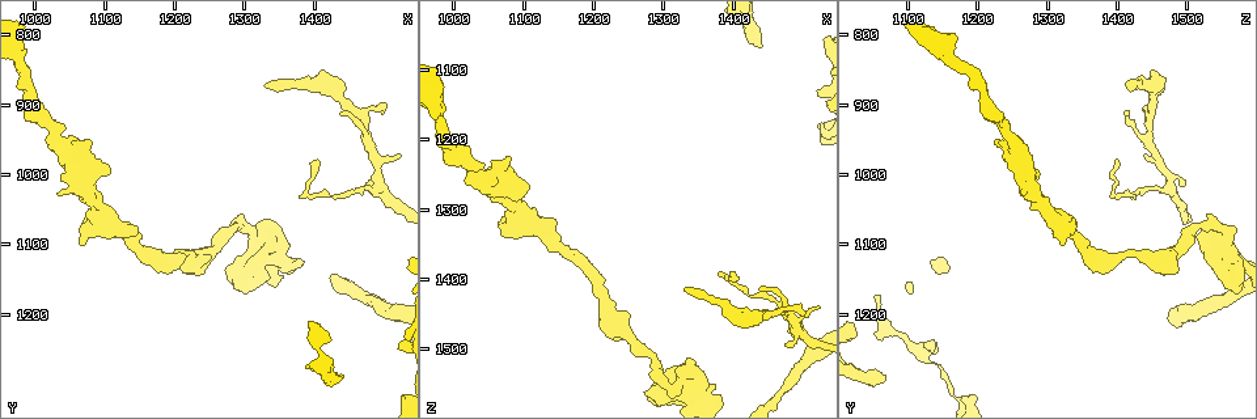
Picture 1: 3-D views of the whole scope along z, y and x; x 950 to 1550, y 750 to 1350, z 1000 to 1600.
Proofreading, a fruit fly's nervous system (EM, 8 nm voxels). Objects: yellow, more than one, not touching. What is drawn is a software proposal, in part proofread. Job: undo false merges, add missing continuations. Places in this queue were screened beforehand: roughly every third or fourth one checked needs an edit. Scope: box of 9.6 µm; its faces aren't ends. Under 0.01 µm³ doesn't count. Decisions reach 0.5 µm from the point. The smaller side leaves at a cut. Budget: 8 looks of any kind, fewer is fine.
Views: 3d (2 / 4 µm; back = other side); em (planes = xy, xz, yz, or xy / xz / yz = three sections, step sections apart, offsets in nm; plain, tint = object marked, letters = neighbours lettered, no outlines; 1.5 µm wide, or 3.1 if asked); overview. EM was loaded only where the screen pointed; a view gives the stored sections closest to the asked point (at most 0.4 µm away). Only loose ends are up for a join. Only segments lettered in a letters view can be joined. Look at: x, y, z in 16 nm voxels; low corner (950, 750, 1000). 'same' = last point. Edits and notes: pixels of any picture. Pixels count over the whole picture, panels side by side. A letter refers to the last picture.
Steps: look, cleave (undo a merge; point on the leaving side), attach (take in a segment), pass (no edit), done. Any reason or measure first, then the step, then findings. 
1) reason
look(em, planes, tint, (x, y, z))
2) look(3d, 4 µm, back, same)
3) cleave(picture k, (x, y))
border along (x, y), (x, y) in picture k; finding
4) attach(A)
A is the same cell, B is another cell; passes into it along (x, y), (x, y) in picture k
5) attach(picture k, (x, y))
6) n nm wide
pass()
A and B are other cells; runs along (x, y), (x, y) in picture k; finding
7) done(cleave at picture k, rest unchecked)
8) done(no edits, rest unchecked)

branch stops here
look(3d, 4 µm, (1440, 915, 1410))

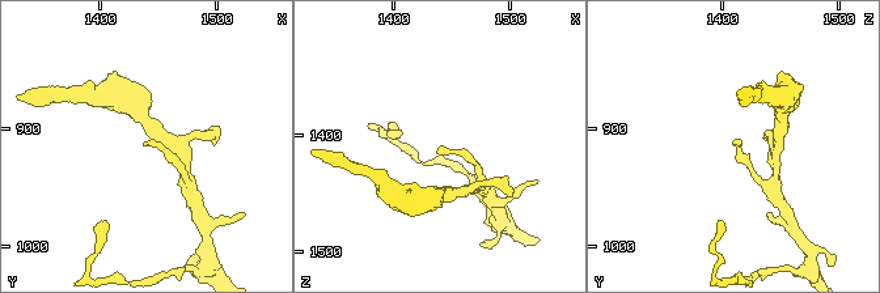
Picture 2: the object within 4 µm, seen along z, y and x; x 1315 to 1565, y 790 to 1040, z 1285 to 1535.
look(em, xy, step 8, letters, (1442, 914, 1412))

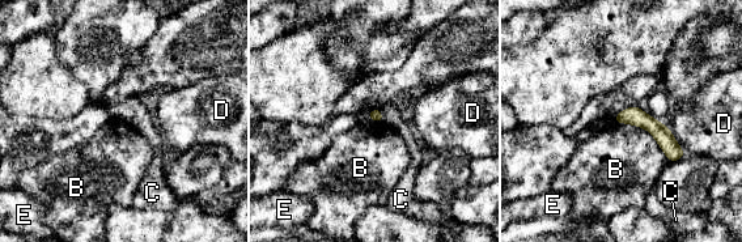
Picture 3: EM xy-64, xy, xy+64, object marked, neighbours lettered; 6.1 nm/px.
look(em, yz, step 8, letters, same)

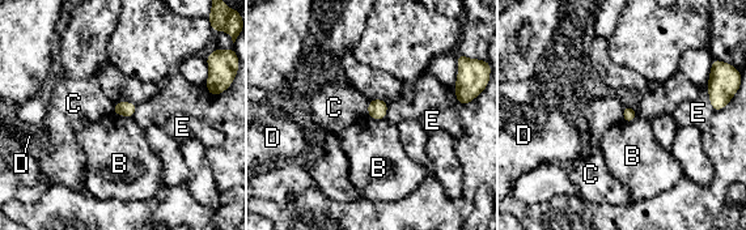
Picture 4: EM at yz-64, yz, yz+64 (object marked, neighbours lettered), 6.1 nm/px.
pass()
B, C, D and E are other cells; border along (113, 113), (132, 118) in picture 4; no lettered segment goes on from it

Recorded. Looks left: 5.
branch stops here
look(em, planes, letters, (1305, 1170, 1575))

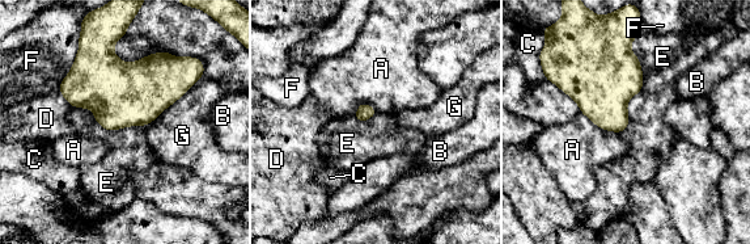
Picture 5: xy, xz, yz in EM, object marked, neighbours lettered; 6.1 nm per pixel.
pass()
A, B, C, D, E, F and G are other cells; none of them fits

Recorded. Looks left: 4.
thick turns thin
look(em, xy, step 4, tint, (1470, 1170, 1565))

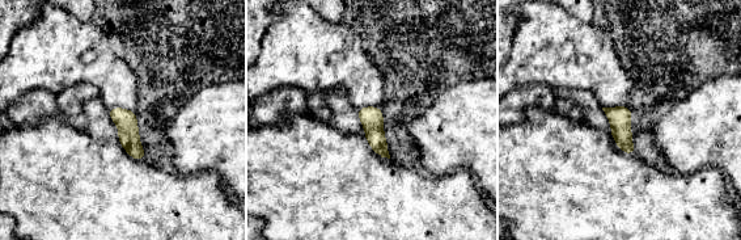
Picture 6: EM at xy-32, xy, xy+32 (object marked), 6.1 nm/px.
cut it another way
look(em, planes, tint, same)

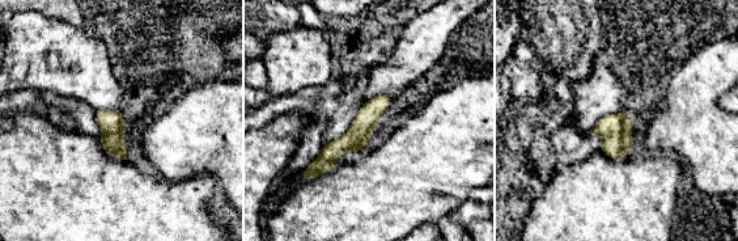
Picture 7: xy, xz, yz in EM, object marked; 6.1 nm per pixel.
what lies round it
look(em, planes, letters, same)

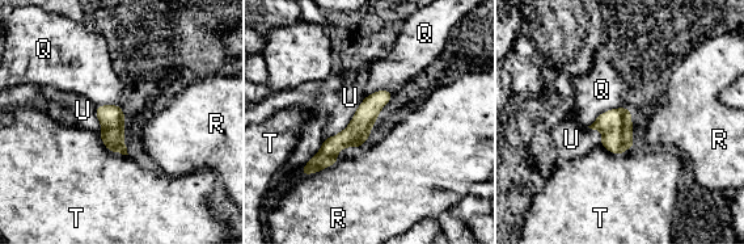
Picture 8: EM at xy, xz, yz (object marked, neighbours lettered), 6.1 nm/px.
150 nm wide
pass()
Q, R, T and U are other cells; border along (622, 105), (604, 110), (588, 126) in picture 8; one cell here

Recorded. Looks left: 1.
done(no edits, rest unchecked)

